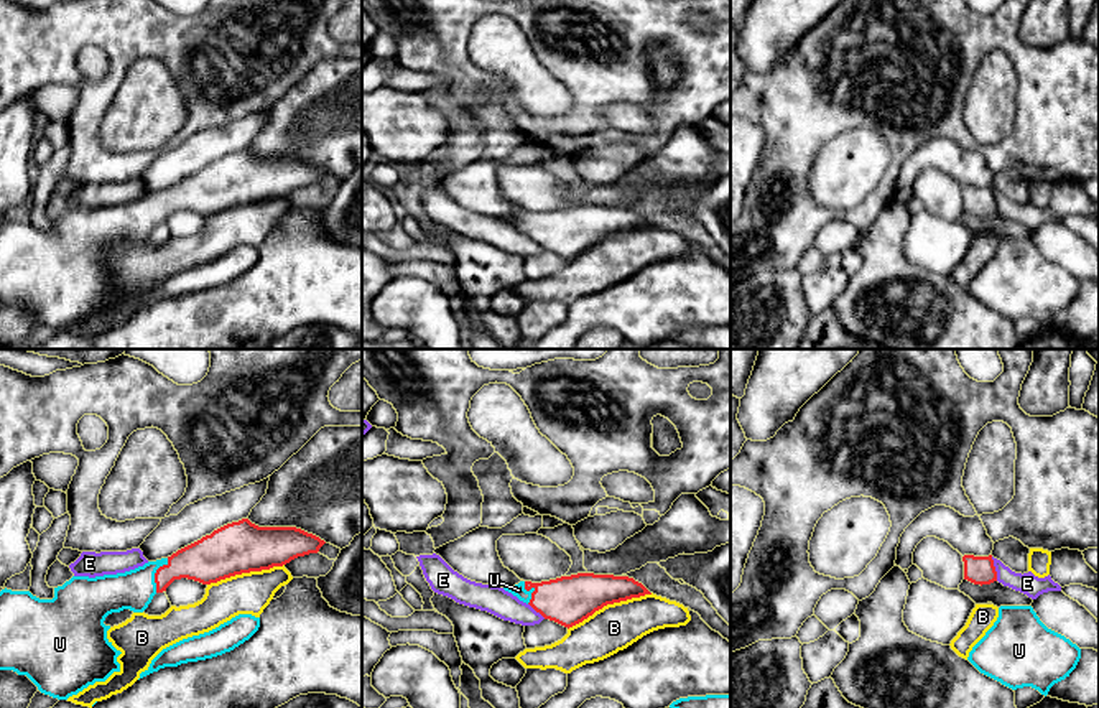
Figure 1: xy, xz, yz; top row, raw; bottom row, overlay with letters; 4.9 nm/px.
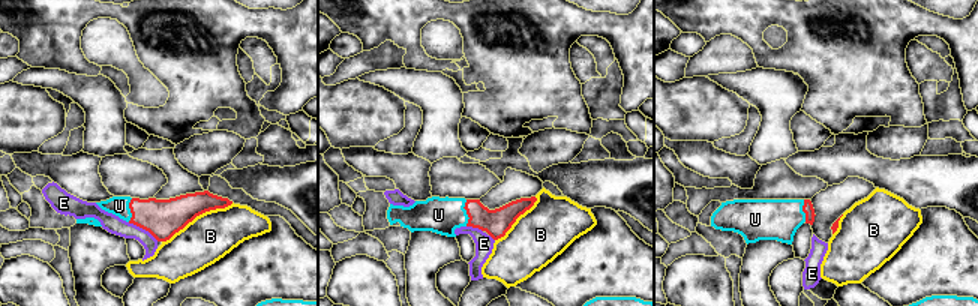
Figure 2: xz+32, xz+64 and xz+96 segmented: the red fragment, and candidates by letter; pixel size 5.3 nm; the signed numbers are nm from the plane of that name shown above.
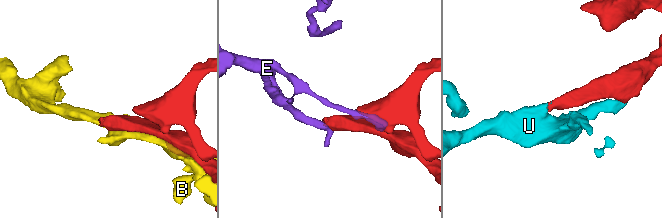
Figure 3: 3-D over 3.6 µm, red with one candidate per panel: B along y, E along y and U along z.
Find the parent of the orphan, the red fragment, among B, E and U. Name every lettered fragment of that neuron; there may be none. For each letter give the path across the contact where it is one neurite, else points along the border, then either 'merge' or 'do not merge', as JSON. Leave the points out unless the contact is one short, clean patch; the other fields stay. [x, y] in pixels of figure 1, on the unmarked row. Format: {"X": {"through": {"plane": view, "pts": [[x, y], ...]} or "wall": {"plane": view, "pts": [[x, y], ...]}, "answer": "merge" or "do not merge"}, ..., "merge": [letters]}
{"B": {"answer": "do not merge"}, "E": {"answer": "do not merge"}, "U": {"through": {"plane": "xy", "pts": [[204, 193], [181, 195], [155, 206], [134, 221]]}, "answer": "merge"}, "merge": ["U"]}

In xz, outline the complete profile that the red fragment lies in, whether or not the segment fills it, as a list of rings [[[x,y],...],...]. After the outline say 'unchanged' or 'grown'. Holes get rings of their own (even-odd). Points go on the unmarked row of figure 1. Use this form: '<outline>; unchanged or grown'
[[[577,204],[550,212],[520,212],[505,222],[530,235],[545,250],[573,259],[607,235],[652,226],[628,207]]]; grown

